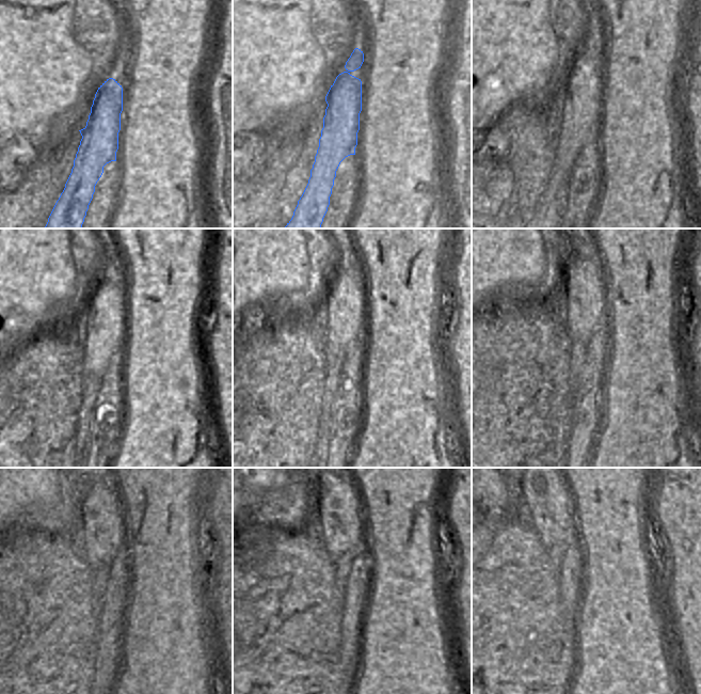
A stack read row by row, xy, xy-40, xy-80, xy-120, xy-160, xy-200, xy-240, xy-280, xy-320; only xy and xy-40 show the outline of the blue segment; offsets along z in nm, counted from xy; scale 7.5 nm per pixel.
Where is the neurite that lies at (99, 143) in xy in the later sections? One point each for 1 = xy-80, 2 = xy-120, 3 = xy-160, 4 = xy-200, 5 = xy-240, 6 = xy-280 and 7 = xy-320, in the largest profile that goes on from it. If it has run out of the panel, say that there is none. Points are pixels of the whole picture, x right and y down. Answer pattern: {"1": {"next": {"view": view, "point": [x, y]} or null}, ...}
{"1": {"next": {"view": "xy-80", "point": [584, 87]}}, "2": {"next": {"view": "xy-120", "point": [106, 326]}}, "3": {"next": {"view": "xy-160", "point": [346, 300]}}, "4": {"next": {"view": "xy-200", "point": [584, 287]}}, "5": {"next": {"view": "xy-240", "point": [101, 515]}}, "6": {"next": {"view": "xy-280", "point": [338, 504]}}, "7": {"next": {"view": "xy-320", "point": [577, 508]}}}

